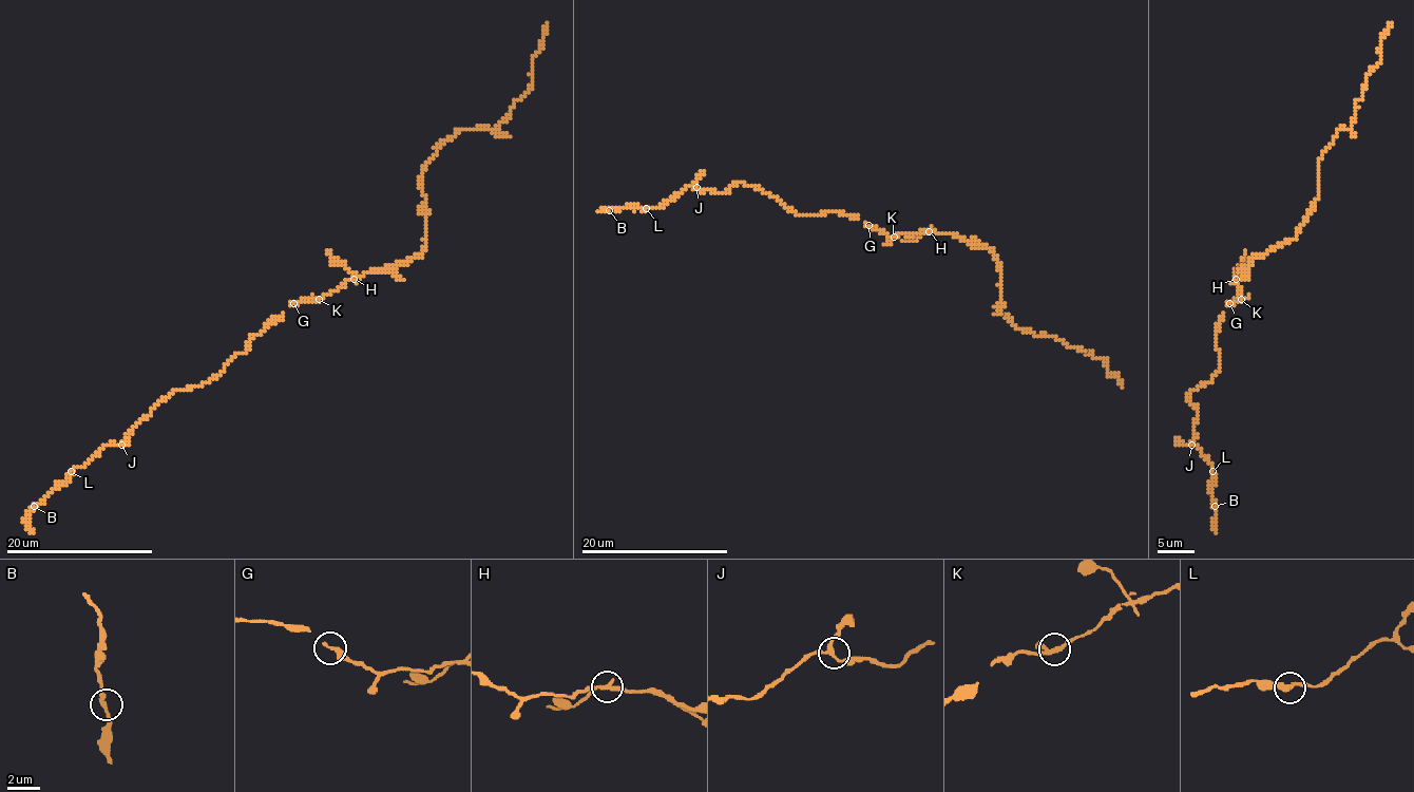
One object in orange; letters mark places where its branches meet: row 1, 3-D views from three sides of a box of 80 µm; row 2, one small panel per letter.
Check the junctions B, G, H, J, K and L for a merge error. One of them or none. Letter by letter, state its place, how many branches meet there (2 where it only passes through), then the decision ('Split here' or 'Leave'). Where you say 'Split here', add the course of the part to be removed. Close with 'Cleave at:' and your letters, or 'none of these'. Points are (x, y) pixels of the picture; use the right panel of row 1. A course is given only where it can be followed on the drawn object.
B: Place: (1215, 506). Branches: 2. Leave
G: Place: (1229, 303). Branches: 1. Leave
H: Place: (1236, 279). Branches: 3. Split here. Course of the part to remove: (1235, 279), (1235, 271), (1244, 262), (1244, 249)
J: Place: (1191, 445). Branches: 3. Leave
K: Place: (1241, 299). Branches: 3. Leave
L: Place: (1212, 471). Branches: 2. Leave
Cleave at: H

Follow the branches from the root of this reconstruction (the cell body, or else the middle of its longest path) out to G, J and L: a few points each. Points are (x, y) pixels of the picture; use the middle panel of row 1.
G: (916, 232), (912, 237), (886, 237), (868, 225)
J: (916, 232), (886, 237), (859, 218), (839, 212), (795, 214), (750, 185), (736, 183), (727, 192), (695, 187)
L: (916, 232), (886, 237), (839, 212), (795, 214), (742, 183), (727, 192), (685, 187), (658, 208), (646, 208)

